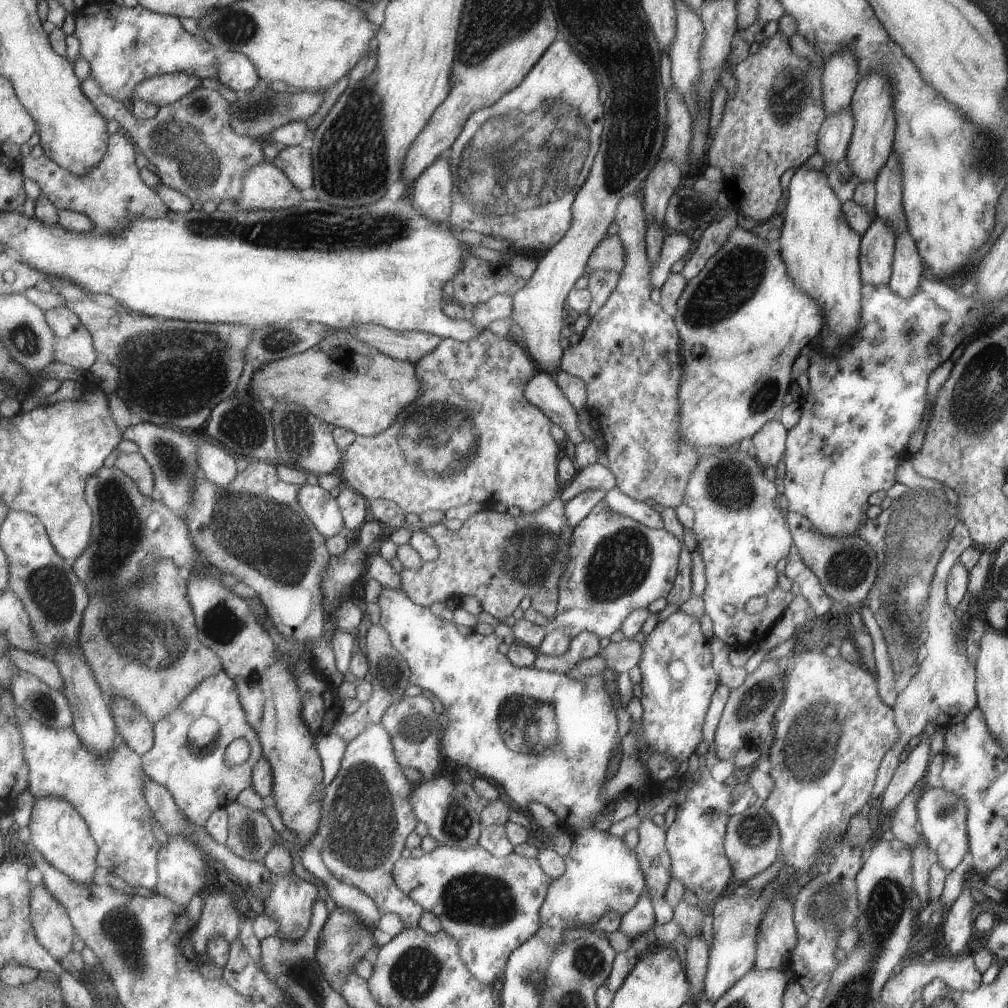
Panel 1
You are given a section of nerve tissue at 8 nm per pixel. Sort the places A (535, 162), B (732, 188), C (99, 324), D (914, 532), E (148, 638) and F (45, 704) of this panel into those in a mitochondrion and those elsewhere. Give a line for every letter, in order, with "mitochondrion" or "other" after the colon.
A: mitochondrion
B: other
C: other
D: mitochondrion
E: mitochondrion
F: mitochondrion

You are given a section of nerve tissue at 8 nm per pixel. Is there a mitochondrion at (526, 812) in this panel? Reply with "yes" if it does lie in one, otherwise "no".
no

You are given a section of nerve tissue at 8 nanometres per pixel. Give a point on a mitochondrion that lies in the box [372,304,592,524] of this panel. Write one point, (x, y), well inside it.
(441, 439)

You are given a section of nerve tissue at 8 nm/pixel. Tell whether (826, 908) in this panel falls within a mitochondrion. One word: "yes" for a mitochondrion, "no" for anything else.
yes

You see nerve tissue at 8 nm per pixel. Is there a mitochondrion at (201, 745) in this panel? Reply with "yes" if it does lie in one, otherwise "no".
yes

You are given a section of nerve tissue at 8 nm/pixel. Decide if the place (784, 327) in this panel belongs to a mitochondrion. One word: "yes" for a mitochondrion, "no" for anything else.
no

